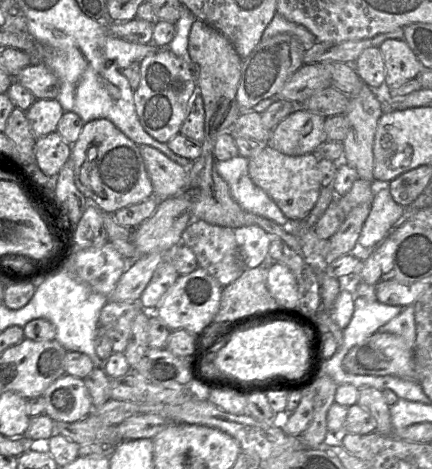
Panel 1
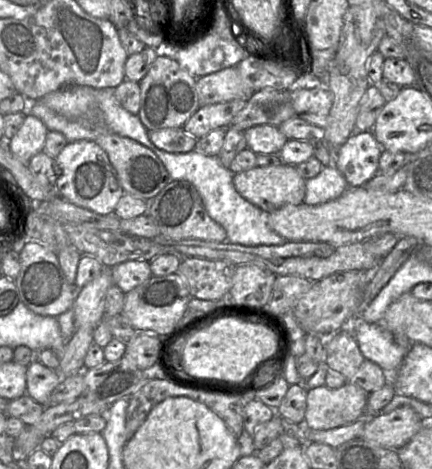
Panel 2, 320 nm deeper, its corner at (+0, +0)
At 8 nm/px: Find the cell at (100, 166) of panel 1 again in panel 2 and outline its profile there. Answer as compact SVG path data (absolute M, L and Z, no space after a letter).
M94 140L68 142L55 158L55 162L58 195L72 204L98 214L114 213L118 201L125 192L107 153Z

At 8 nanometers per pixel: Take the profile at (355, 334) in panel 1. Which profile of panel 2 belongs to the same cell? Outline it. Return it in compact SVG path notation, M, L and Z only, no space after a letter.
M357 323L355 338L363 357L381 367L386 383L393 379L407 353L394 341L393 333L379 323Z

